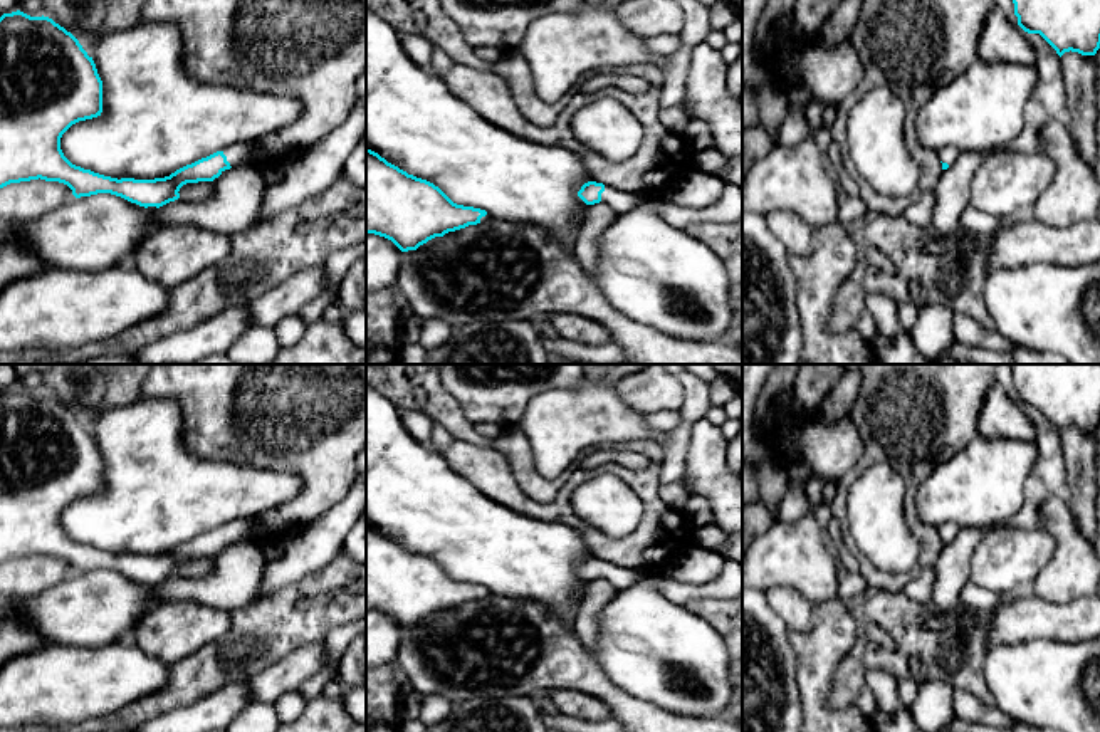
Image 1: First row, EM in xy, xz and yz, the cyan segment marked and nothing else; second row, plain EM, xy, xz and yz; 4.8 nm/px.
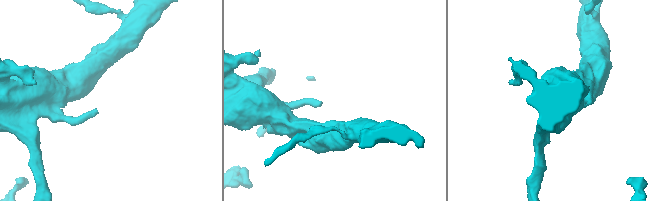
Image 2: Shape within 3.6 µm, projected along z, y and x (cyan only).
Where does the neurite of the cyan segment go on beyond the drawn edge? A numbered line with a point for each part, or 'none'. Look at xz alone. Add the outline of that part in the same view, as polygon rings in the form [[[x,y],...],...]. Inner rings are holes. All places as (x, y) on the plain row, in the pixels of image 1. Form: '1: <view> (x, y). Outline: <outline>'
1: xz (622, 578). Outline: [[[605,562],[605,567],[601,569],[601,579],[606,579],[611,584],[615,584],[618,591],[626,589],[645,578],[647,578],[645,571],[626,569],[613,562]]]

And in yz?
1: yz (949, 531). Outline: [[[945,522],[939,527],[939,534],[942,539],[947,539],[949,542],[952,542],[957,537],[957,534],[961,532],[961,529],[962,527],[956,522]]]

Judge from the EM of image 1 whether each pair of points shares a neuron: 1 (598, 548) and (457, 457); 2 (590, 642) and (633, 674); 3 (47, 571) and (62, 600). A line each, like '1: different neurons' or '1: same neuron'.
1: same neuron
2: different neurons
3: different neurons

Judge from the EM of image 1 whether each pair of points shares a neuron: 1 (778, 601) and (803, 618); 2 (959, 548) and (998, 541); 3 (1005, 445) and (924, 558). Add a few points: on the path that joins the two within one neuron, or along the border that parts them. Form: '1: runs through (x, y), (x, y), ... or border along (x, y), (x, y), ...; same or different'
1: runs through (785, 601), (796, 611); same
2: border along (986, 529), (969, 561), (969, 581); different
3: border along (916, 494), (916, 514), (937, 529); different

